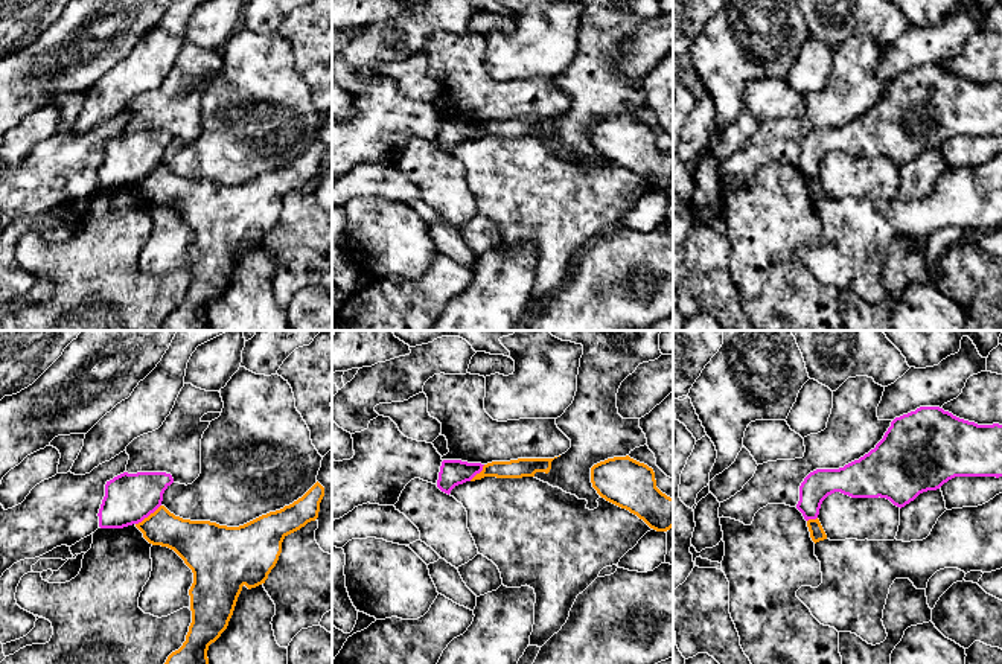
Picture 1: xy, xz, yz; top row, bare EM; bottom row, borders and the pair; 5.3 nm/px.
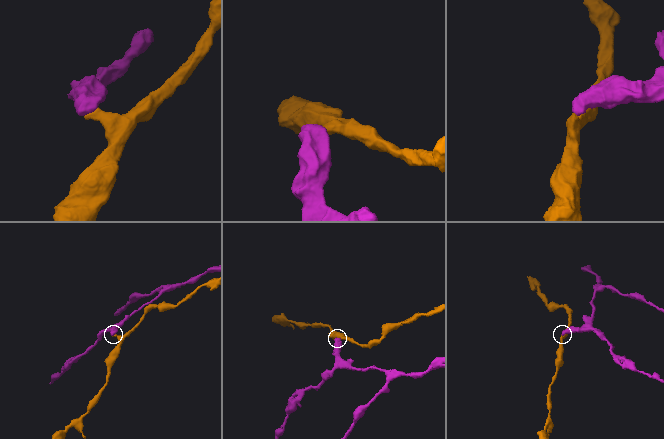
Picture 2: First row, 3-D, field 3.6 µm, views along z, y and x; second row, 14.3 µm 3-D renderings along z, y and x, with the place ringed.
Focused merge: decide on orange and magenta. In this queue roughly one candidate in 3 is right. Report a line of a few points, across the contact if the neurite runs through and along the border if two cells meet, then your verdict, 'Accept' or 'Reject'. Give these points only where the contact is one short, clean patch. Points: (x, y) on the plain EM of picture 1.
Line: xy (160, 163), (136, 183). Reject

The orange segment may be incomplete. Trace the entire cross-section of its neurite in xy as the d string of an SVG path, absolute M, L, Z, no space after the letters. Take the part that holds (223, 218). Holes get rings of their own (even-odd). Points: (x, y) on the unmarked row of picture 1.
M317 140L292 163L239 186L183 178L164 164L136 183L149 203L174 209L193 231L189 248L192 282L186 300L168 315L160 330L210 330L209 305L227 288L242 245L251 248L265 242L279 219L283 198L318 177L323 155L324 146Z

